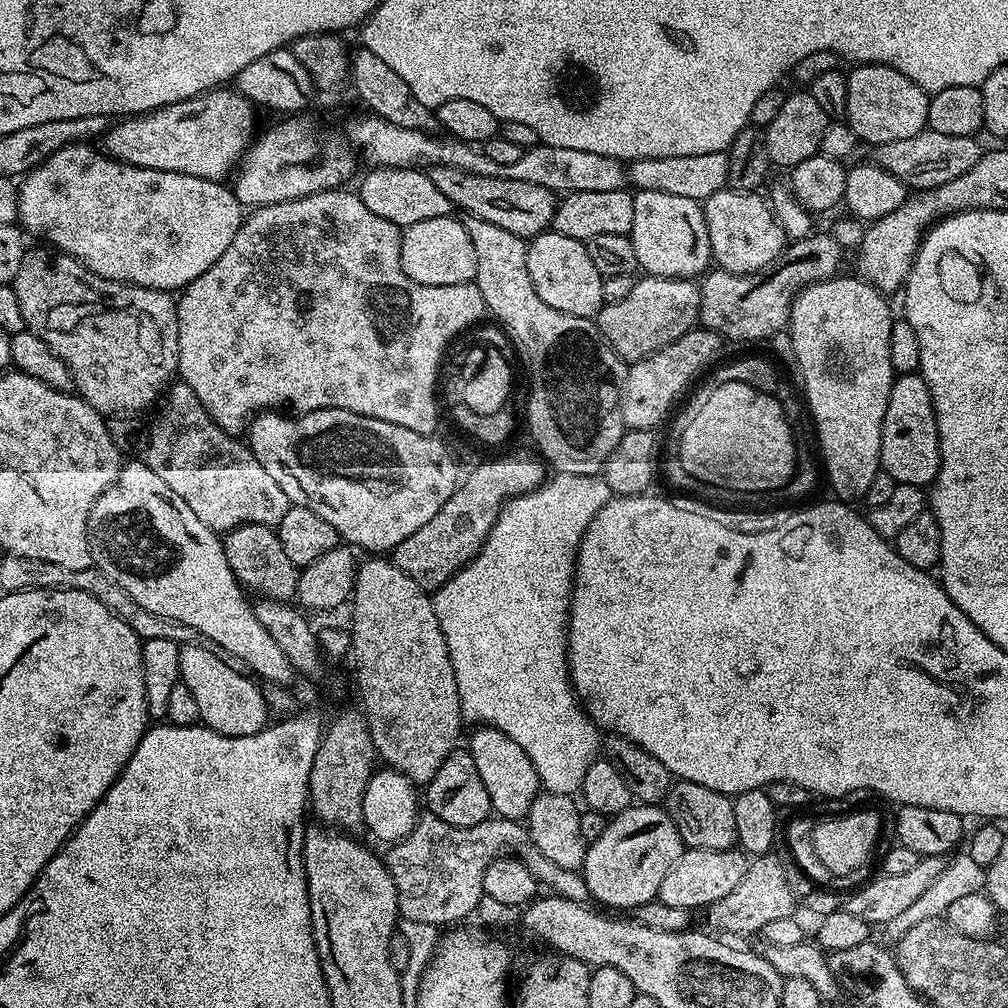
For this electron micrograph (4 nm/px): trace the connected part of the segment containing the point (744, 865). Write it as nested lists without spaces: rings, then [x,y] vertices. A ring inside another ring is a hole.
[[[688,848],[670,866],[670,874],[662,878],[659,903],[666,906],[678,906],[689,910],[707,910],[718,898],[726,898],[742,882],[746,875],[750,860],[743,851],[736,848],[726,850],[702,850],[701,848]]]

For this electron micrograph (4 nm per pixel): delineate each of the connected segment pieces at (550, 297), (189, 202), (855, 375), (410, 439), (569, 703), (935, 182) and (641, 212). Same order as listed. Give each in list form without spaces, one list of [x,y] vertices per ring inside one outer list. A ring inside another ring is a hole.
[[[554,230],[531,237],[528,244],[528,269],[530,282],[534,282],[534,290],[538,290],[538,298],[562,314],[592,318],[605,305],[602,294],[604,277],[594,268],[583,240],[575,240]]]
[[[88,142],[78,144],[68,144],[50,154],[50,158],[43,160],[36,168],[27,173],[19,181],[18,195],[20,197],[20,219],[25,233],[33,237],[41,236],[53,249],[59,250],[66,256],[72,256],[79,264],[86,266],[94,274],[98,274],[107,280],[117,280],[119,284],[137,284],[139,288],[157,288],[159,292],[175,293],[183,290],[187,284],[194,282],[198,274],[206,274],[218,258],[222,258],[226,246],[234,242],[234,234],[238,234],[240,223],[244,221],[246,212],[242,207],[240,199],[236,197],[235,191],[227,183],[218,180],[207,180],[198,178],[190,174],[178,174],[177,172],[167,172],[166,170],[150,170],[149,168],[139,168],[133,164],[123,164],[121,160],[114,160],[103,151],[92,149],[93,145]]]
[[[837,274],[829,280],[823,280],[817,284],[811,284],[802,289],[792,301],[792,318],[790,321],[790,331],[794,342],[794,354],[798,354],[796,368],[800,376],[804,379],[804,392],[808,395],[808,408],[812,411],[812,420],[816,423],[816,436],[820,439],[820,452],[824,455],[824,468],[828,471],[828,480],[832,483],[832,488],[837,492],[839,499],[844,502],[856,502],[859,498],[867,497],[870,490],[870,482],[882,471],[880,467],[880,447],[882,446],[882,422],[886,418],[886,402],[890,398],[894,373],[890,362],[890,330],[894,313],[888,305],[889,297],[873,285],[867,279],[856,276],[844,276]]]
[[[323,408],[303,414],[281,414],[279,411],[269,410],[252,417],[246,429],[246,443],[252,449],[254,458],[258,458],[258,462],[262,462],[263,468],[266,469],[266,474],[270,474],[270,478],[274,478],[274,482],[278,482],[278,487],[282,490],[282,494],[286,494],[289,505],[314,510],[314,514],[318,514],[318,518],[323,518],[324,521],[330,522],[330,526],[334,526],[337,537],[345,545],[356,550],[365,548],[368,554],[384,554],[396,549],[406,538],[410,538],[410,534],[414,534],[414,530],[422,530],[422,526],[426,526],[426,522],[430,522],[430,518],[434,518],[434,514],[438,514],[438,510],[442,510],[442,506],[450,498],[450,494],[454,494],[454,490],[458,487],[456,460],[448,453],[447,446],[436,439],[435,435],[418,434],[406,426],[398,426],[394,422],[382,422],[378,418],[354,414],[350,410],[341,408]]]
[[[556,474],[553,477],[553,480],[552,477],[545,479],[532,492],[505,500],[504,509],[498,514],[496,525],[490,530],[482,550],[463,570],[451,576],[442,587],[435,589],[431,598],[434,614],[438,614],[438,626],[442,626],[442,638],[446,638],[446,646],[450,650],[450,662],[454,666],[454,678],[458,682],[461,713],[467,719],[469,716],[473,725],[497,728],[502,730],[502,734],[506,734],[506,738],[514,738],[514,742],[518,742],[518,746],[526,750],[526,758],[530,758],[530,762],[534,764],[543,791],[575,797],[584,787],[586,770],[590,770],[590,766],[601,755],[602,732],[584,711],[584,705],[577,696],[576,689],[572,687],[572,677],[568,675],[568,610],[572,607],[572,586],[580,543],[598,510],[602,510],[602,506],[613,499],[613,494],[603,475]]]
[[[925,130],[914,134],[914,138],[898,138],[898,142],[875,145],[874,163],[894,174],[909,189],[933,188],[946,182],[954,182],[954,178],[966,174],[966,170],[970,170],[970,166],[978,162],[982,154],[978,141],[976,136],[951,136]]]
[[[658,190],[637,191],[630,237],[636,263],[641,269],[644,267],[643,271],[649,276],[696,278],[707,273],[713,263],[710,234],[706,230],[704,209],[698,200],[678,198],[678,194],[662,194]]]

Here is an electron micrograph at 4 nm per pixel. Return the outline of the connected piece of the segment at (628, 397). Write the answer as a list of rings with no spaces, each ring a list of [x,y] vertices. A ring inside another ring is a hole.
[[[697,326],[666,347],[629,363],[628,375],[624,377],[620,394],[620,413],[625,429],[659,429],[658,426],[667,418],[668,411],[675,406],[676,399],[691,386],[692,379],[699,372],[707,373],[717,363],[716,355],[720,352],[720,344],[722,345],[722,337],[718,333]]]

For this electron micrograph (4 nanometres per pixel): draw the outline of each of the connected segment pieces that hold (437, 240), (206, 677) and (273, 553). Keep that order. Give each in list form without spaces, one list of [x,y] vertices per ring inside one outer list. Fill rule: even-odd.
[[[455,215],[426,218],[426,222],[414,222],[414,226],[403,229],[400,261],[405,274],[422,286],[458,286],[471,284],[476,279],[474,242],[470,242],[470,234],[466,234],[463,219]]]
[[[185,644],[180,649],[180,683],[190,690],[198,705],[199,723],[223,736],[258,734],[270,720],[265,689],[260,689],[261,685],[251,675],[245,674],[239,667],[231,666],[236,667],[224,656],[214,654],[211,648]]]
[[[243,524],[227,533],[223,537],[222,543],[230,570],[235,574],[236,581],[249,593],[257,592],[255,595],[265,600],[283,600],[285,602],[291,601],[296,596],[298,569],[294,562],[290,562],[290,558],[286,558],[286,550],[282,550],[280,533],[275,527],[266,524]]]

